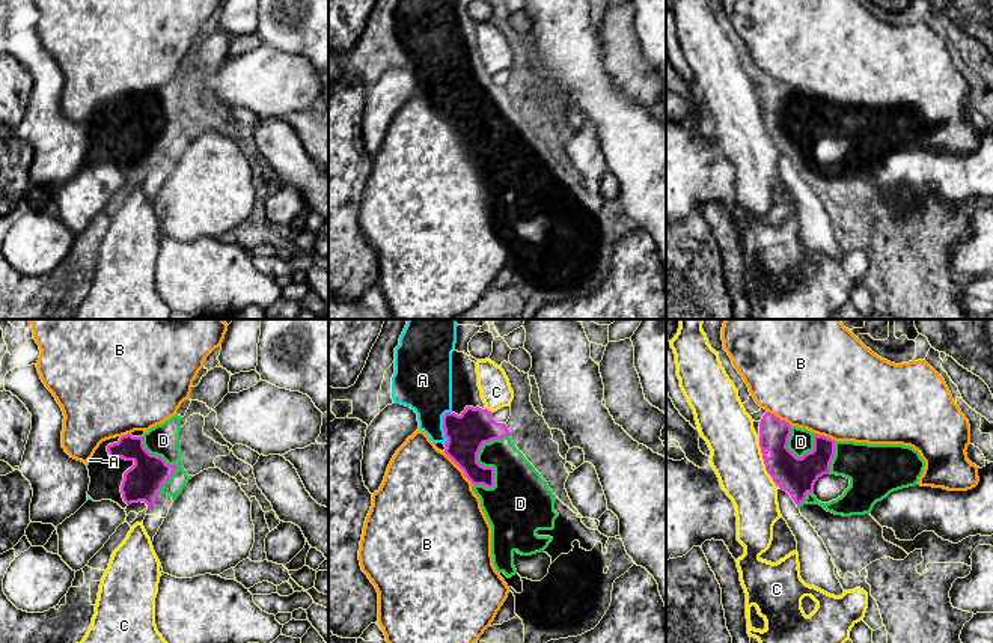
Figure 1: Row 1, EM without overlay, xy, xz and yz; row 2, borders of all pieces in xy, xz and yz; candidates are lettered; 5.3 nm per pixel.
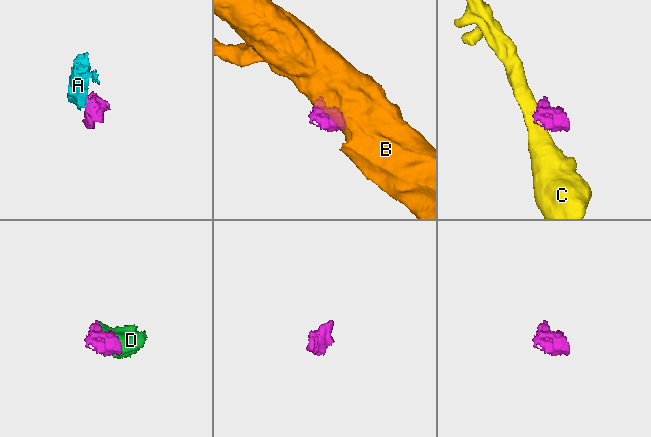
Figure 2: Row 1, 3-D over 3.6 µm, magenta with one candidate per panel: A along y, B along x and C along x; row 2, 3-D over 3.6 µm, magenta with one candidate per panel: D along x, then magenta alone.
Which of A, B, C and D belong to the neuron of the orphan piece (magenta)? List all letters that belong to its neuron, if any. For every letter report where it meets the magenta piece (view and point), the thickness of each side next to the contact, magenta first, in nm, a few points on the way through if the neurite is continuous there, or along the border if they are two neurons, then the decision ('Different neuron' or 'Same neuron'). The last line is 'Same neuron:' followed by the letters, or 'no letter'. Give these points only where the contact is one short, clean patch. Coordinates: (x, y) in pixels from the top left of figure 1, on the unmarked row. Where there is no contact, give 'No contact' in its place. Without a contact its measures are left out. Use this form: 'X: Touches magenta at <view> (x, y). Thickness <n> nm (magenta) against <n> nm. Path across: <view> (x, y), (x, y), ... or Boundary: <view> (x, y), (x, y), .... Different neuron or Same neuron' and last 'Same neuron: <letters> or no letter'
A: Touches magenta at xz (443, 89). Thickness 200 nm (magenta) against 280 nm. Path across: xz (466, 97), (458, 97), (443, 89), (424, 47). Same neuron
B: Touches magenta at xz (460, 130). Thickness 200 nm (magenta) against 500 nm. Different neuron
C: Touches magenta at yz (764, 125). Thickness 200 nm (magenta) against 280 nm. Boundary: yz (758, 106), (766, 134), (776, 146). Different neuron
D: Touches magenta at xz (482, 128). Thickness 200 nm (magenta) against 300 nm. Same neuron
Same neuron: A, D

